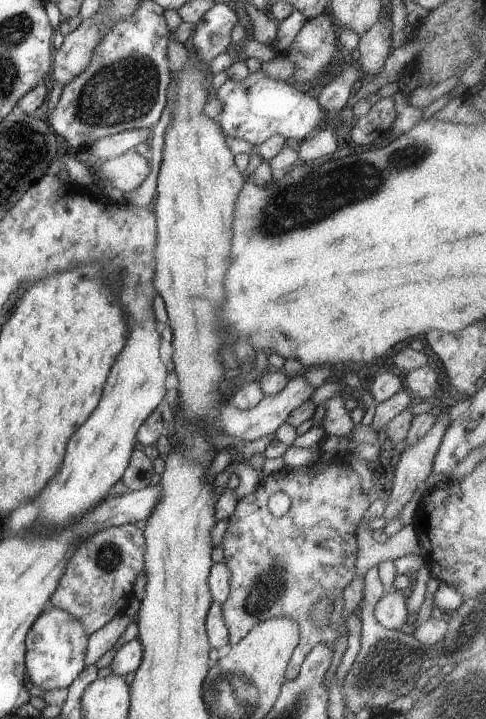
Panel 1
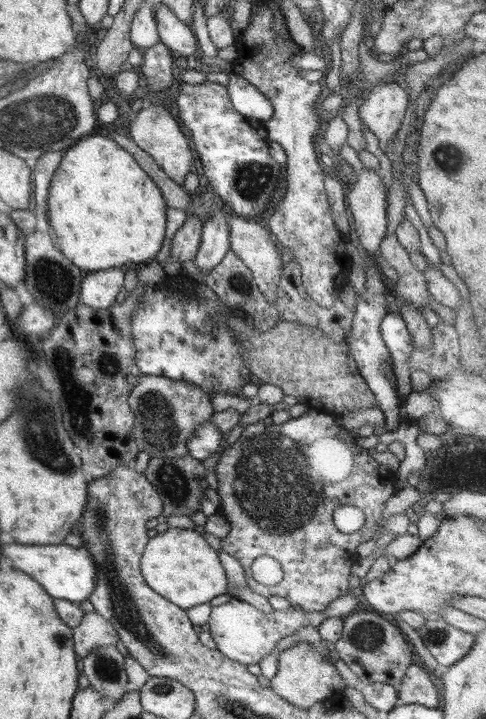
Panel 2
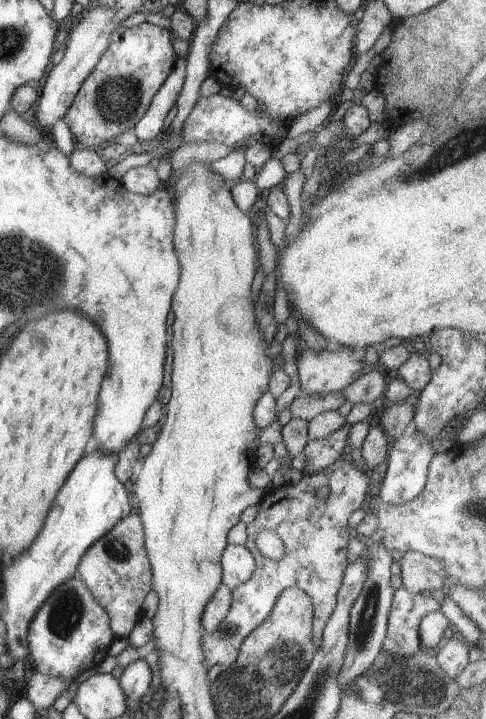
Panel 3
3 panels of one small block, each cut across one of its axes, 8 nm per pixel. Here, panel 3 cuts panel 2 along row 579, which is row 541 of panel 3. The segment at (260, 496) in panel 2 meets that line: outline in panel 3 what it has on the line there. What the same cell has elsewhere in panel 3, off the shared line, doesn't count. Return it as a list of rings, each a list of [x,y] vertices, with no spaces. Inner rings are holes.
[[[347,456],[329,464],[319,474],[304,475],[297,483],[283,484],[264,491],[258,505],[256,518],[247,524],[248,540],[246,548],[255,558],[256,570],[244,584],[234,588],[231,610],[220,623],[218,632],[205,634],[202,650],[208,670],[213,666],[224,669],[233,665],[238,658],[238,650],[259,624],[262,624],[276,604],[276,599],[286,588],[300,588],[310,596],[314,604],[314,644],[322,644],[322,630],[330,618],[343,574],[348,566],[348,518],[358,510],[369,491],[370,473],[353,463]],[[327,486],[330,493],[326,499],[317,495],[317,490]],[[260,530],[274,532],[284,544],[284,556],[280,560],[264,558],[256,546],[256,534]]]

